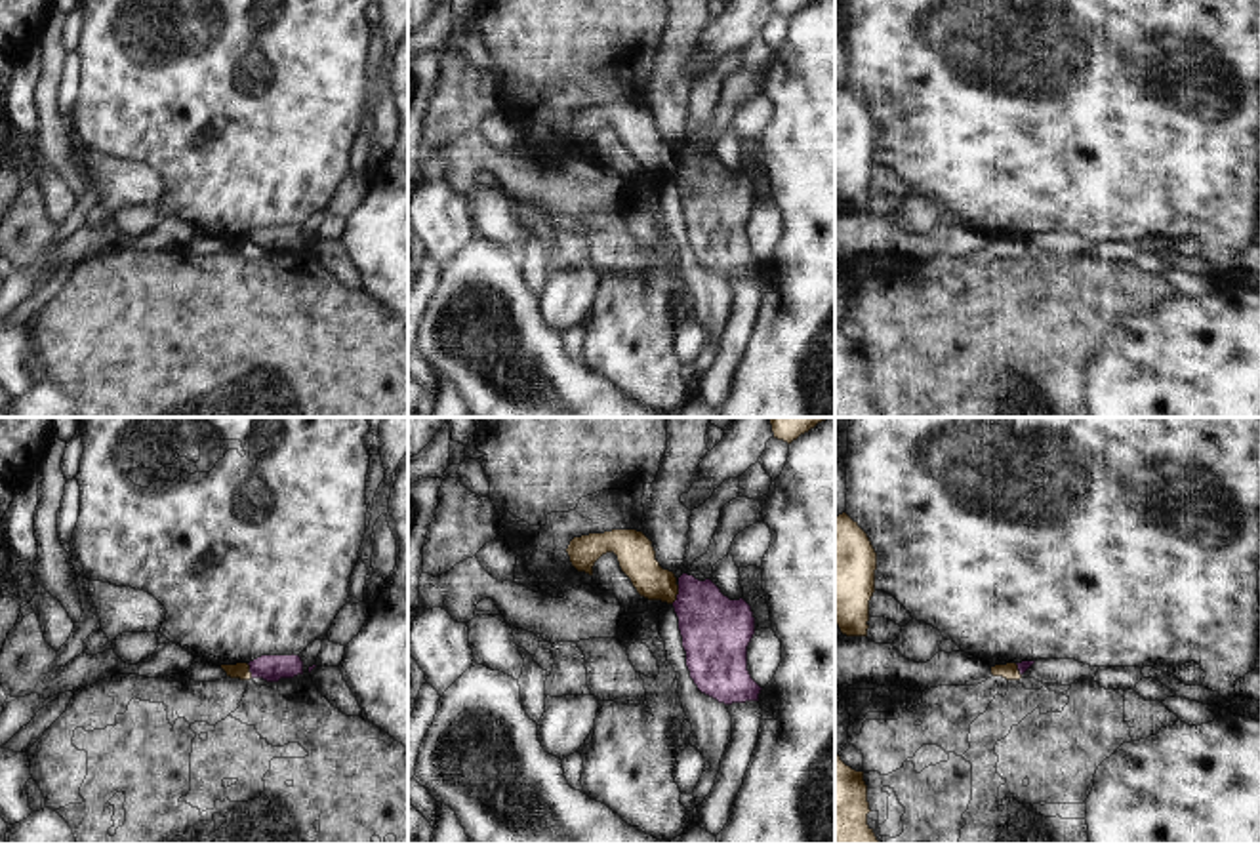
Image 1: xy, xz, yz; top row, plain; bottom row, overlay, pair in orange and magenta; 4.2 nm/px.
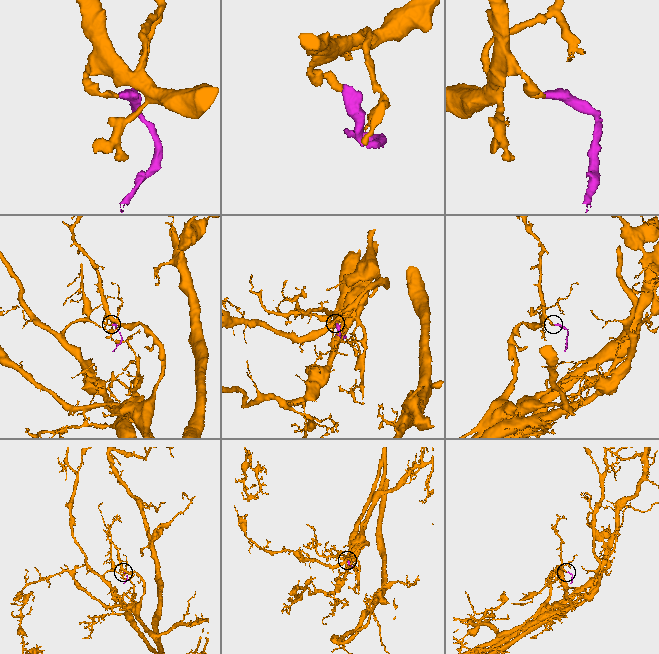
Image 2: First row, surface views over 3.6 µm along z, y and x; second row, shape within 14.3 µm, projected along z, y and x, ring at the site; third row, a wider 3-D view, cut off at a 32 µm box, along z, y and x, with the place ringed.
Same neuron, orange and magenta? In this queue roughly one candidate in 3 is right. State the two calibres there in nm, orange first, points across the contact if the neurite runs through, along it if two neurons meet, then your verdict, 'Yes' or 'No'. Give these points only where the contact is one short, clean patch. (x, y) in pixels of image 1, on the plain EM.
Thickness 160 nm (orange) against 300 nm. No.

